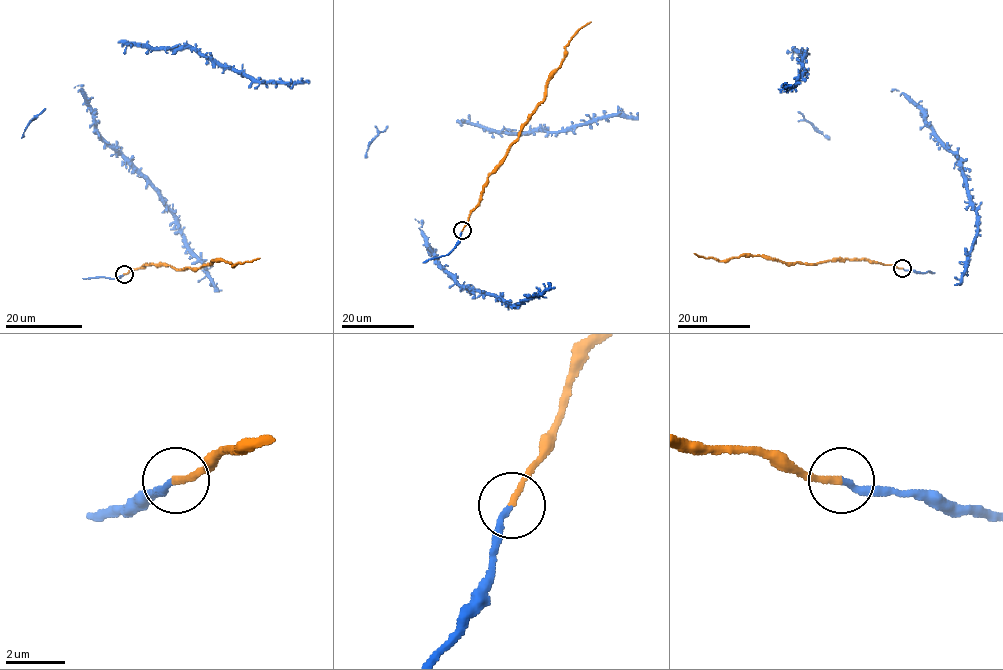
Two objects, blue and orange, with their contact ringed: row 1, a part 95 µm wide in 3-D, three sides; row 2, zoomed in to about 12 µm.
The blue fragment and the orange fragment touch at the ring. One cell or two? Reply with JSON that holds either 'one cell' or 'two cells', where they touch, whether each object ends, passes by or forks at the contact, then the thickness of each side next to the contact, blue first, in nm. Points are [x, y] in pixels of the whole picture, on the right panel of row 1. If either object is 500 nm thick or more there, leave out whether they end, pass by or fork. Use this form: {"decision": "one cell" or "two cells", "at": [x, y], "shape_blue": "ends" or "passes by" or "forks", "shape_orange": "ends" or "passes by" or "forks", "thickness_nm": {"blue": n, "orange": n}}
{"decision": "one cell", "at": [902, 268], "shape_blue": "ends", "shape_orange": "ends", "thickness_nm": {"blue": 200, "orange": 200}}

